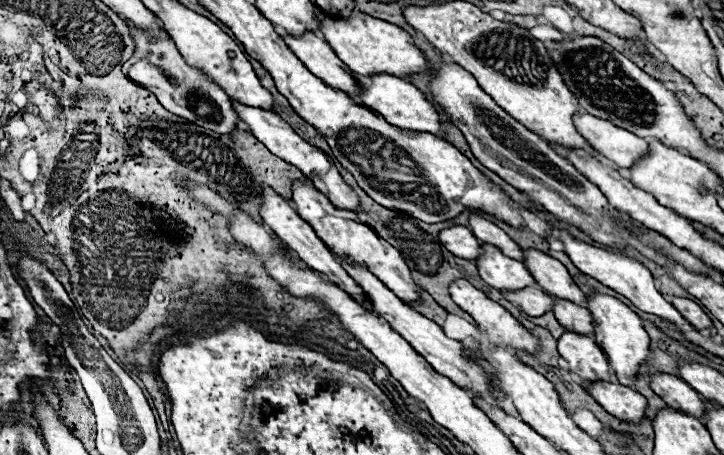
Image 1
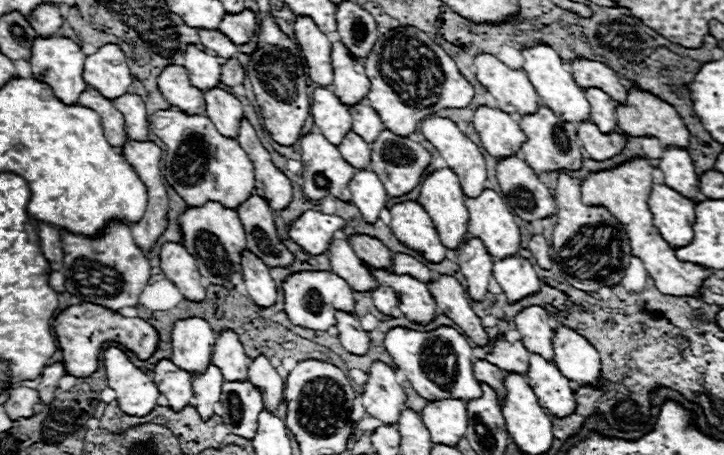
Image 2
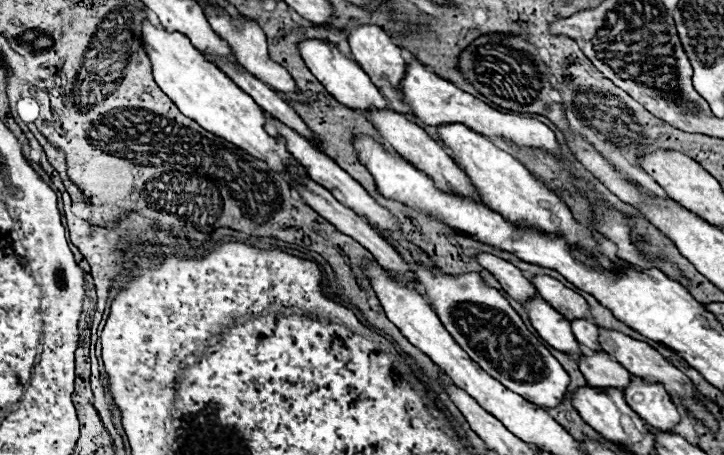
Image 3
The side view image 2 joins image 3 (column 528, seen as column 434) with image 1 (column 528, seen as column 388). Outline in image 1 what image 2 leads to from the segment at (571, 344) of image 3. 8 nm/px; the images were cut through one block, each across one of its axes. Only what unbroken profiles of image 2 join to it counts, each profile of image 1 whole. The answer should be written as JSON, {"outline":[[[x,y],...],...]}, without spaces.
{"outline":[[[482,244],[484,254],[478,258],[478,270],[486,284],[500,292],[512,292],[520,288],[528,288],[534,284],[532,274],[518,260],[504,256],[498,248],[490,244]]]}

